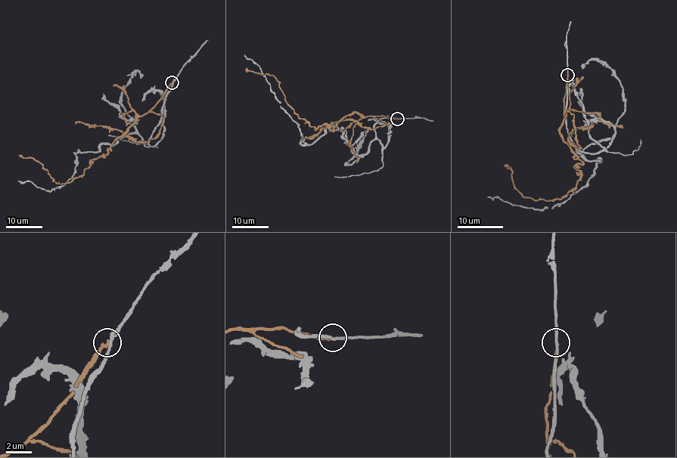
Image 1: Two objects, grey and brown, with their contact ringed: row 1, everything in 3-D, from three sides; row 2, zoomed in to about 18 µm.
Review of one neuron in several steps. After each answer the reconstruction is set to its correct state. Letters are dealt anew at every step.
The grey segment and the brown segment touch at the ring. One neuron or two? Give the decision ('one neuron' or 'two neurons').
two neurons

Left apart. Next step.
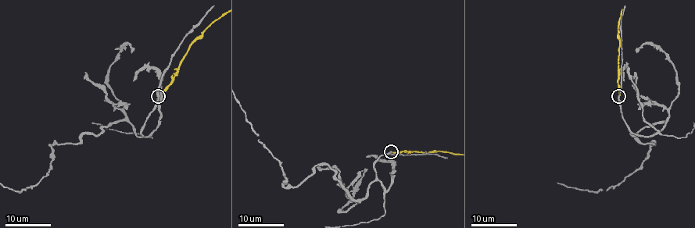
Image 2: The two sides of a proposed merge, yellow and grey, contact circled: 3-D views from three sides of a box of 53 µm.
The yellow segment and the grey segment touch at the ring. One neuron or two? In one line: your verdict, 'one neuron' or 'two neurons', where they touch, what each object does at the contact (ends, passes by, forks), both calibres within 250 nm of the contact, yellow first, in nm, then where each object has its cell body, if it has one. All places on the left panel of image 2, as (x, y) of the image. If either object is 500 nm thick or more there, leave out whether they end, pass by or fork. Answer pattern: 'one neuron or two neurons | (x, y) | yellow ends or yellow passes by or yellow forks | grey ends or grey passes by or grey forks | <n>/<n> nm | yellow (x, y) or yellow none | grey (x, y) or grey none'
two neurons | (158, 96) | yellow ends | grey passes by | 200/220 nm | yellow none | grey none

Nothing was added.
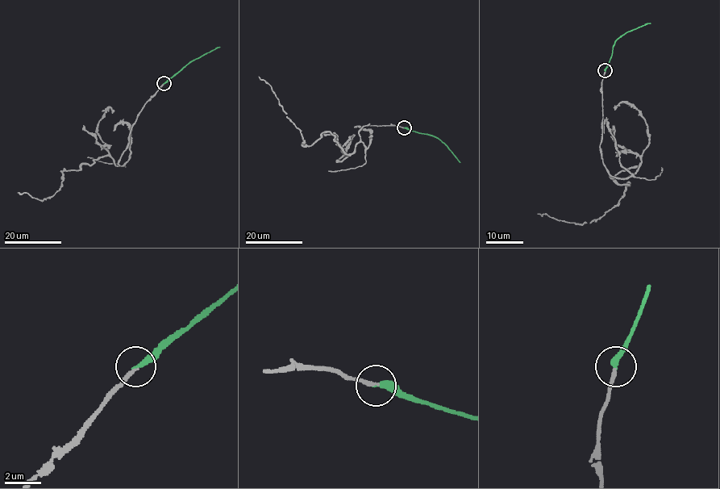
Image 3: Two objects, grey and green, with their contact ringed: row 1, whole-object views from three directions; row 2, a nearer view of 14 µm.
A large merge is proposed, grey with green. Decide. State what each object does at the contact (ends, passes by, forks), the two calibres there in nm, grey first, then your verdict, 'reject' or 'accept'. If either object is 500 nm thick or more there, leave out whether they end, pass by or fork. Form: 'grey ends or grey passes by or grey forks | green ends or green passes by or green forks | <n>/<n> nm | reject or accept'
grey ends | green ends | 200/320 nm | accept

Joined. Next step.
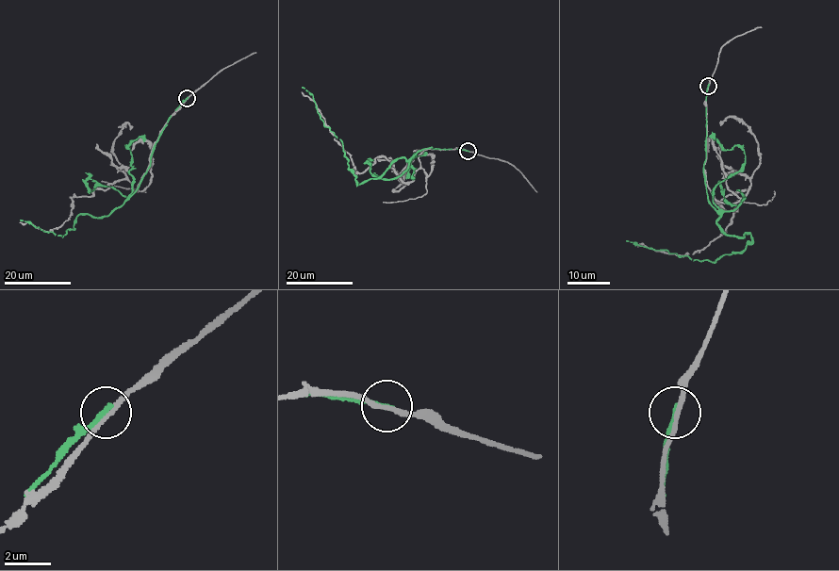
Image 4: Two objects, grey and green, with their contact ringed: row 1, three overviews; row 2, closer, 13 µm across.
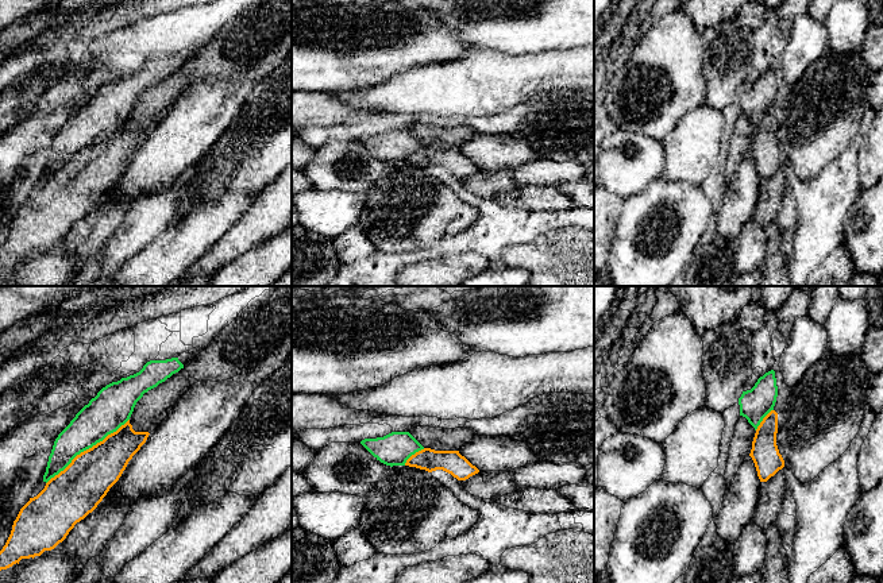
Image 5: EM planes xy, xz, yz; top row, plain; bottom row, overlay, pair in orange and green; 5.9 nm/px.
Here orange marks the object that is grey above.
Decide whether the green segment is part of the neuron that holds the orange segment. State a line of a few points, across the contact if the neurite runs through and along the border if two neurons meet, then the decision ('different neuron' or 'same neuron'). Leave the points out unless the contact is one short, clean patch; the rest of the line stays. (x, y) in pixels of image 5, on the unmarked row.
different neuron

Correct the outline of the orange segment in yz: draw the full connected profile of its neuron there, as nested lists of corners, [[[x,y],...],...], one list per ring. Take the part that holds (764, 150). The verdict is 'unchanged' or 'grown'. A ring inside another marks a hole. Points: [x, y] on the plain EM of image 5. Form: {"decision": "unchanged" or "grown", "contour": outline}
{"decision": "unchanged", "contour": [[[771,108],[757,124],[749,151],[760,179],[767,179],[784,165],[784,158],[776,143],[776,131],[778,111]]]}

